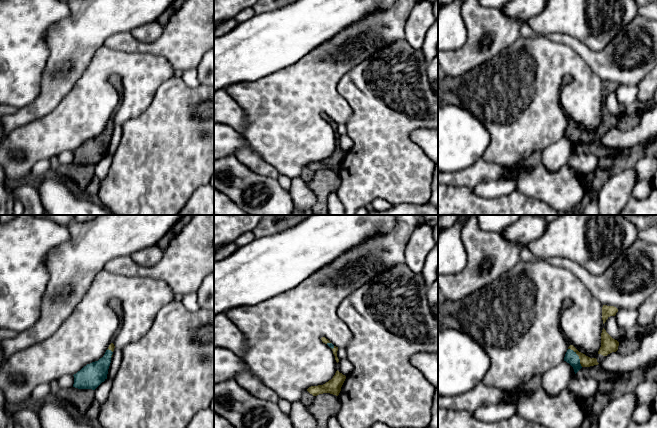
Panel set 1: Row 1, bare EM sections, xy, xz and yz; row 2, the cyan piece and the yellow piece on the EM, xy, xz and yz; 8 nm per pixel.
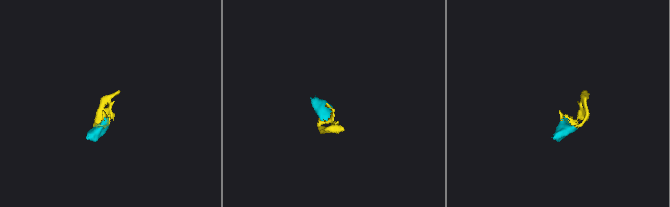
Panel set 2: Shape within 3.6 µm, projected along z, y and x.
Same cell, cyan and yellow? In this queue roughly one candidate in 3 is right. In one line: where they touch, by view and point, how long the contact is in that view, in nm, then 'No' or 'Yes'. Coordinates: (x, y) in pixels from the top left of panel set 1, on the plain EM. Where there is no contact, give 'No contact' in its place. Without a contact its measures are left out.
Touches cyan at yz (578, 132). Shared border 190 nm. Yes

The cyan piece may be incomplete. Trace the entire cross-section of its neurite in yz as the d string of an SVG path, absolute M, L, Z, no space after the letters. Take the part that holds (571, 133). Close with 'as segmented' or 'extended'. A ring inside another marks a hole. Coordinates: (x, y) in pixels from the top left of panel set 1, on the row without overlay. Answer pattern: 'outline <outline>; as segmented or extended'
outline M570 121L568 123L564 137L573 143L575 150L582 143L590 143L599 140L596 134L590 134L586 132L585 130L579 128L573 121Z; extended

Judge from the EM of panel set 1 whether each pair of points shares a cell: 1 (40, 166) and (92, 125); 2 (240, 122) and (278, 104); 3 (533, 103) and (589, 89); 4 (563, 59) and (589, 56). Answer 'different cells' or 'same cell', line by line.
1: different cells
2: different cells
3: same cell
4: different cells

